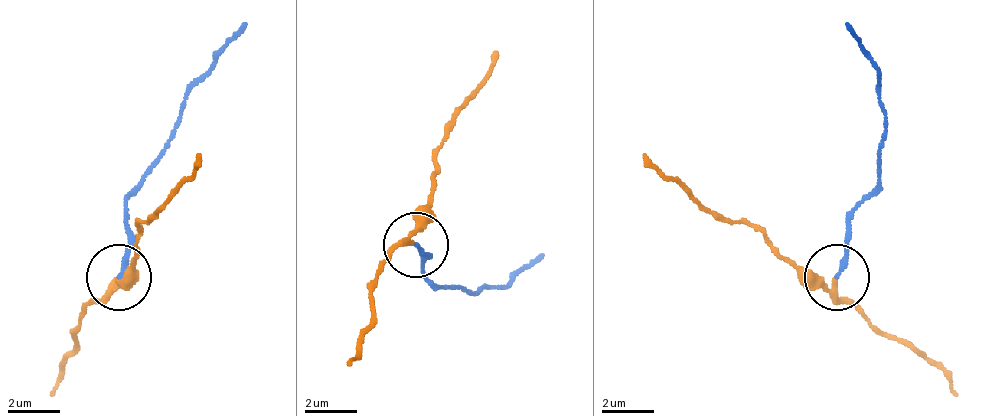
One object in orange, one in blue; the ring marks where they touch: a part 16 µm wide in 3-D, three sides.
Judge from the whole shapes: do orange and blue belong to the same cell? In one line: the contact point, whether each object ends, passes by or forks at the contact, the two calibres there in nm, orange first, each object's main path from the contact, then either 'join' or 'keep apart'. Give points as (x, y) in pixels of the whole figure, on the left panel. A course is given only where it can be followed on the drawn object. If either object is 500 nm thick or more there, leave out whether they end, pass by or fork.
(119, 277) | orange passes by | blue ends | 180/150 nm | orange via (120, 279), (146, 220), (199, 155) | blue via (120, 279), (127, 194), (205, 70), (244, 24) | keep apart

